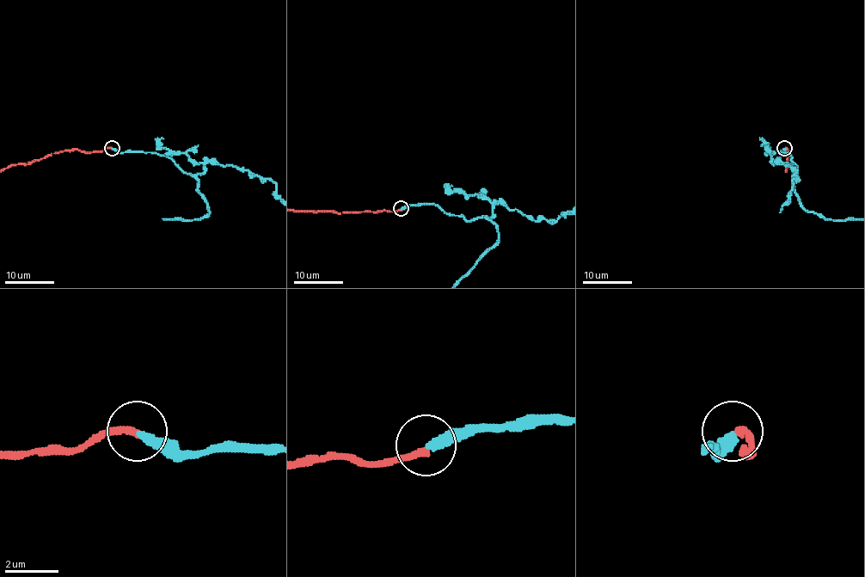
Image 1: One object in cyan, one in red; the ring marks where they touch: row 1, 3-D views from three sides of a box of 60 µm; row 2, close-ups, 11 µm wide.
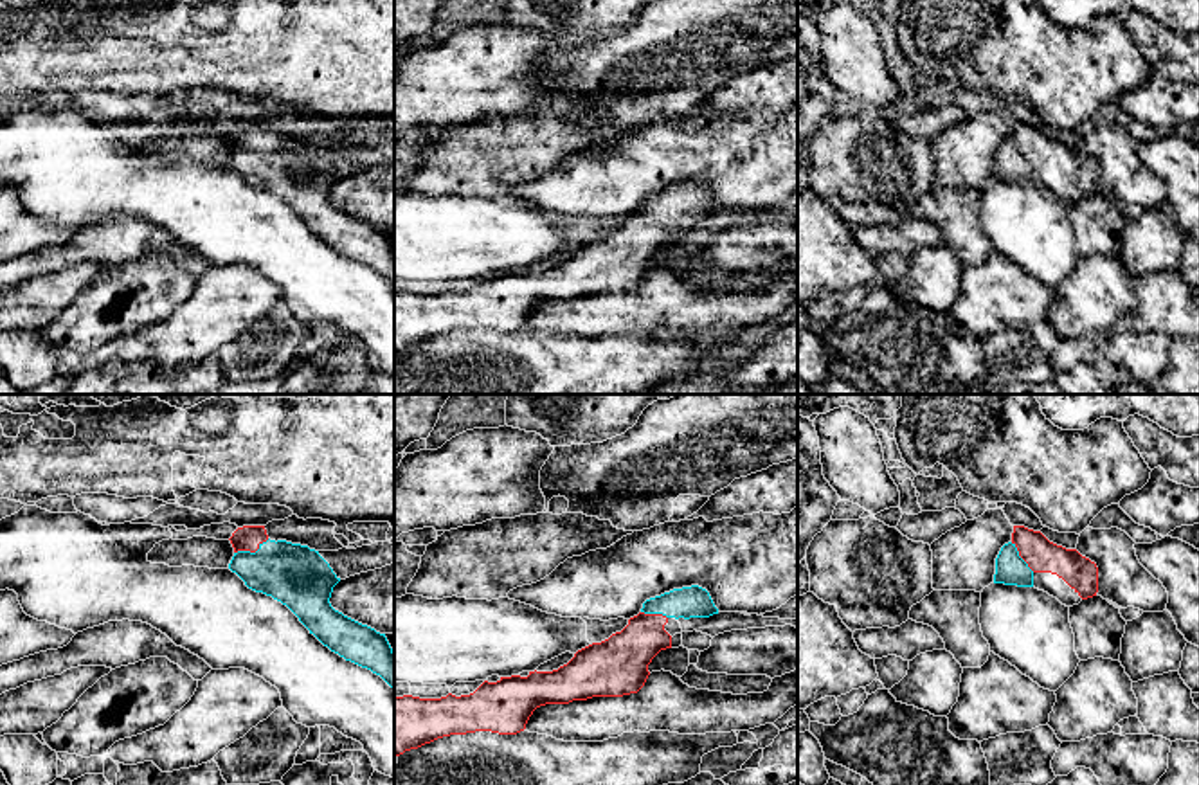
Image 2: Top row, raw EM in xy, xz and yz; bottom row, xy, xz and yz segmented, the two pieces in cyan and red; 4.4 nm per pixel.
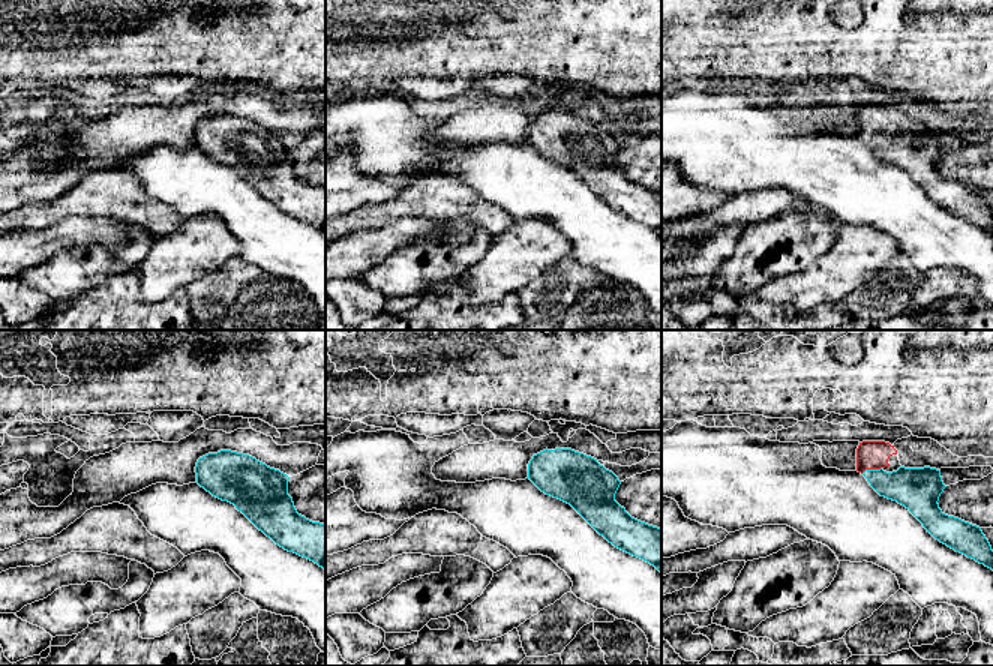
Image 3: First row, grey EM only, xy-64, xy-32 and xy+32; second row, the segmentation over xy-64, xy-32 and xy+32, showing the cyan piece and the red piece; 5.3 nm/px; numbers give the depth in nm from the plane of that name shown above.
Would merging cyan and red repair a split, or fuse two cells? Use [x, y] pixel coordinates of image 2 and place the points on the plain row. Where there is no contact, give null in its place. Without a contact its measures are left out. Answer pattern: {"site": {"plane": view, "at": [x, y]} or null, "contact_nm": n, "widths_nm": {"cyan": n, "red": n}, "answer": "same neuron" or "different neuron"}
{"site": {"plane": "xy", "at": [249, 148]}, "contact_nm": 170, "widths_nm": {"cyan": 280, "red": 110}, "answer": "same neuron"}

